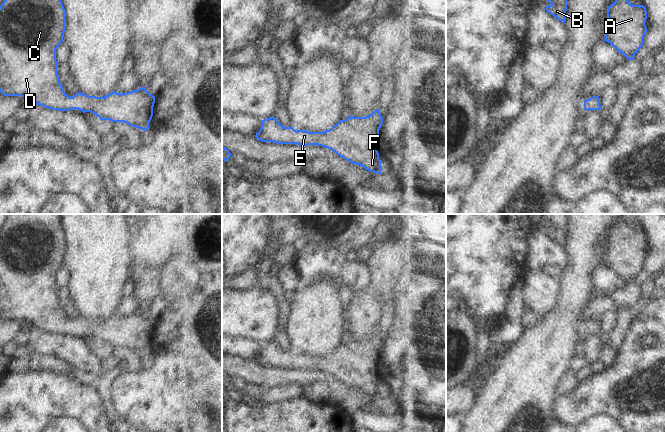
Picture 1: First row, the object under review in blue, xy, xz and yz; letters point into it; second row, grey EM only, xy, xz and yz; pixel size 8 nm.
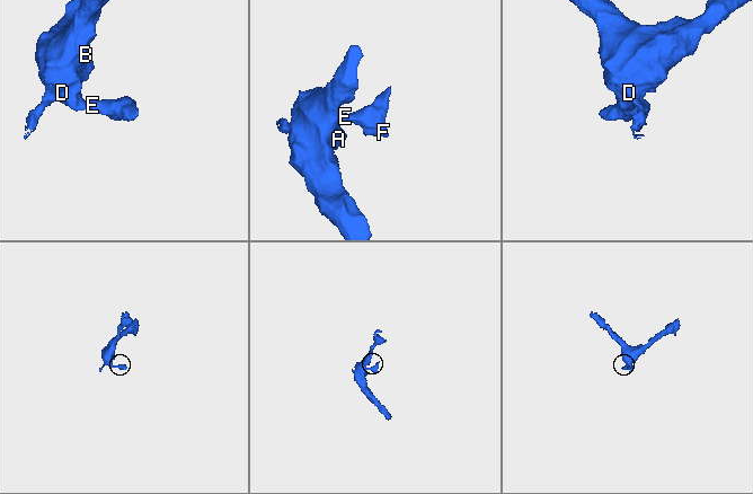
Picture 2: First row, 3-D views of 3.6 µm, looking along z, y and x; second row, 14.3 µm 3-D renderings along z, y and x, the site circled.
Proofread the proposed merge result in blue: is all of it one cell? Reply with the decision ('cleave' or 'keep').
keep

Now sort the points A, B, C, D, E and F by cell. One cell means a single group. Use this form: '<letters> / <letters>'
A B C D E F

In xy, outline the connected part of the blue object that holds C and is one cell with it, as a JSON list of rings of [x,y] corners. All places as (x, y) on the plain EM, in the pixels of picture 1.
[[[8,214],[0,230],[0,316],[21,320],[51,334],[78,333],[91,336],[100,344],[124,346],[147,355],[153,340],[155,320],[143,310],[127,317],[112,316],[104,321],[77,316],[69,321],[57,299],[56,274],[66,253],[61,214]]]

